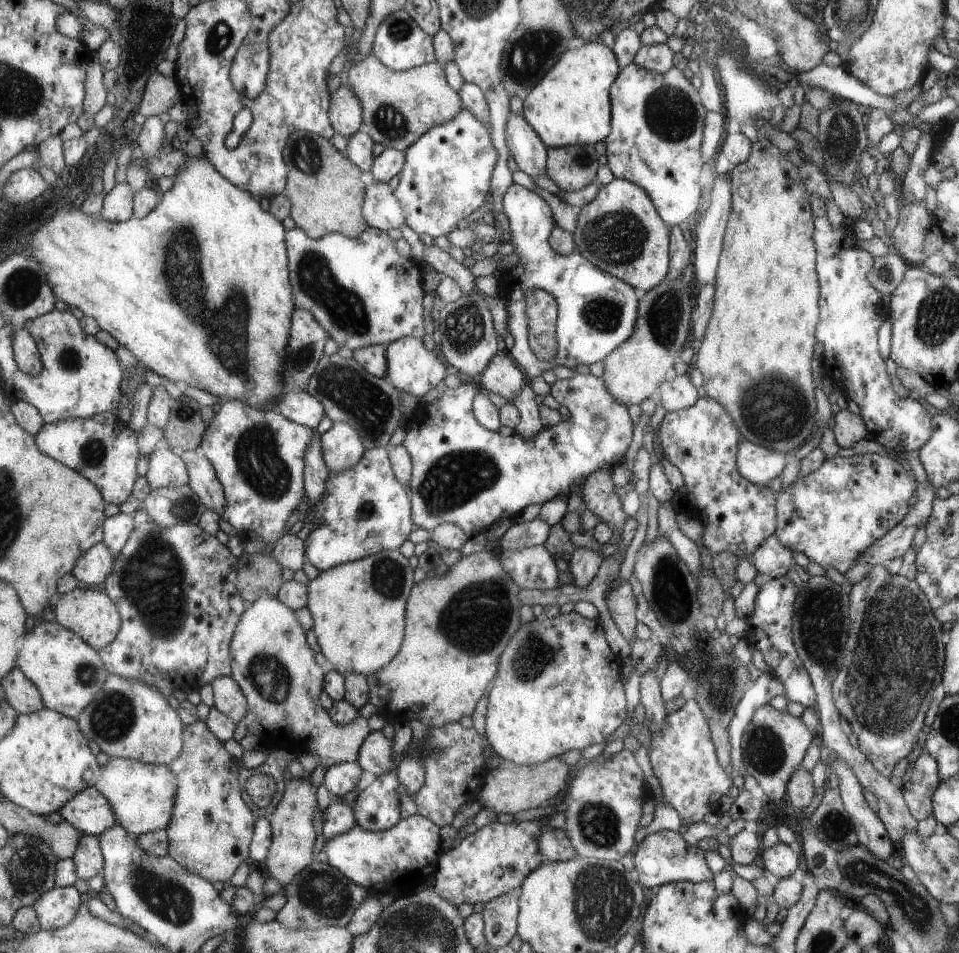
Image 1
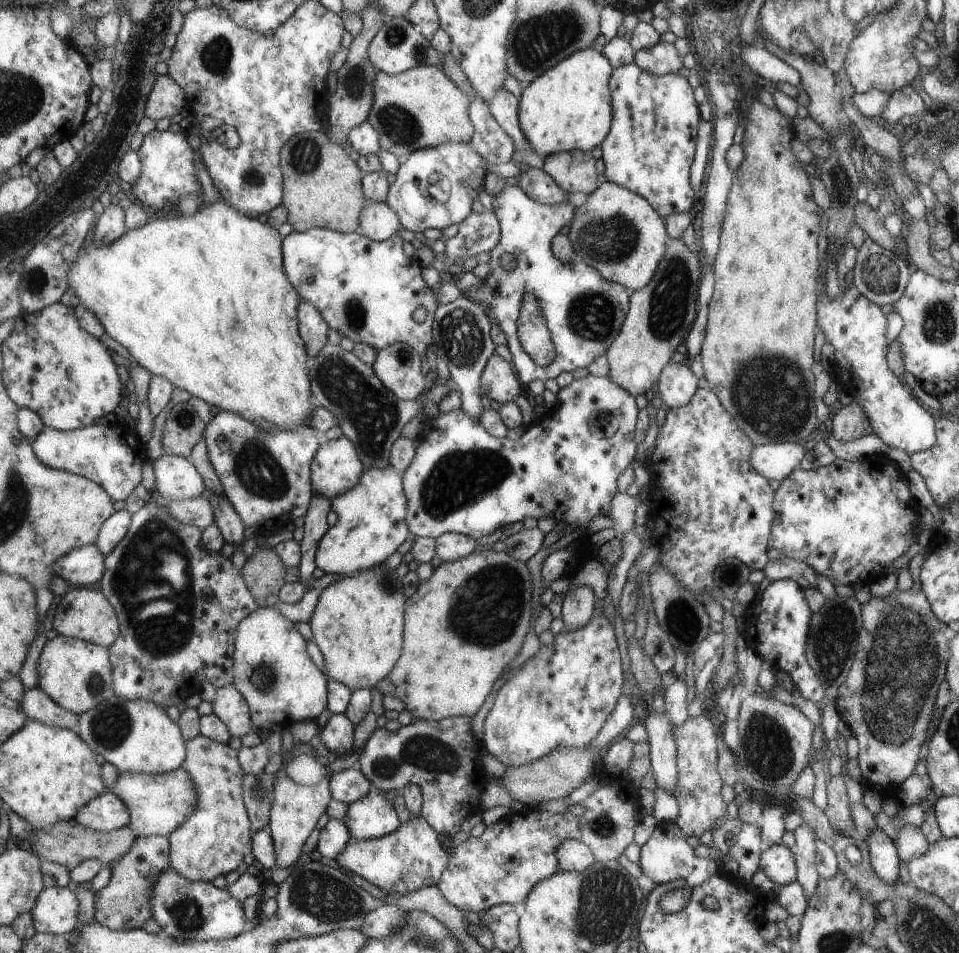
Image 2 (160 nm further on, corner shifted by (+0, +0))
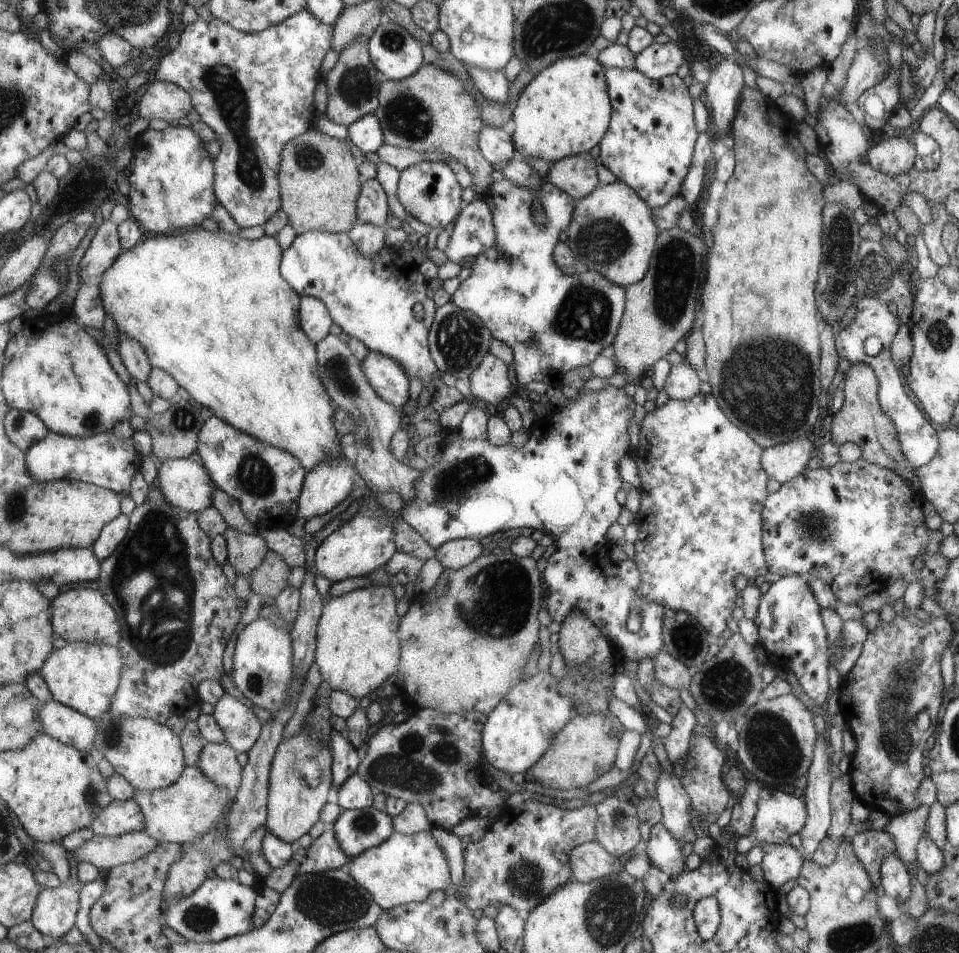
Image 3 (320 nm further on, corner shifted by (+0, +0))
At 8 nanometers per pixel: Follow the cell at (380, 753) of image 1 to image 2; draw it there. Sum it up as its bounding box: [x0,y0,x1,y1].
[359,716,488,837]

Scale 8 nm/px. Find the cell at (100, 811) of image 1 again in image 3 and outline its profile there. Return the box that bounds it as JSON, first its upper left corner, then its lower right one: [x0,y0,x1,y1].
[91,799,146,837]

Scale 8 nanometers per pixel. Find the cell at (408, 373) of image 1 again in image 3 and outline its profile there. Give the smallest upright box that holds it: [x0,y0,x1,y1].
[362,351,411,409]

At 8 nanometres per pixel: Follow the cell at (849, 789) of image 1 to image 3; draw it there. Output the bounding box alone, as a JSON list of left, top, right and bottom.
[880,855,910,904]

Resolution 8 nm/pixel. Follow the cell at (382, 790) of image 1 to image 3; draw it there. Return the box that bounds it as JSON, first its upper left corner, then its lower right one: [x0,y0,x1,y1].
[333,807,396,859]

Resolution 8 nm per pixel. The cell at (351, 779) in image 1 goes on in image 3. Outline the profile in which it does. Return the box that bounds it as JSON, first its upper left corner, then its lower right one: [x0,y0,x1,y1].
[335,772,375,810]

